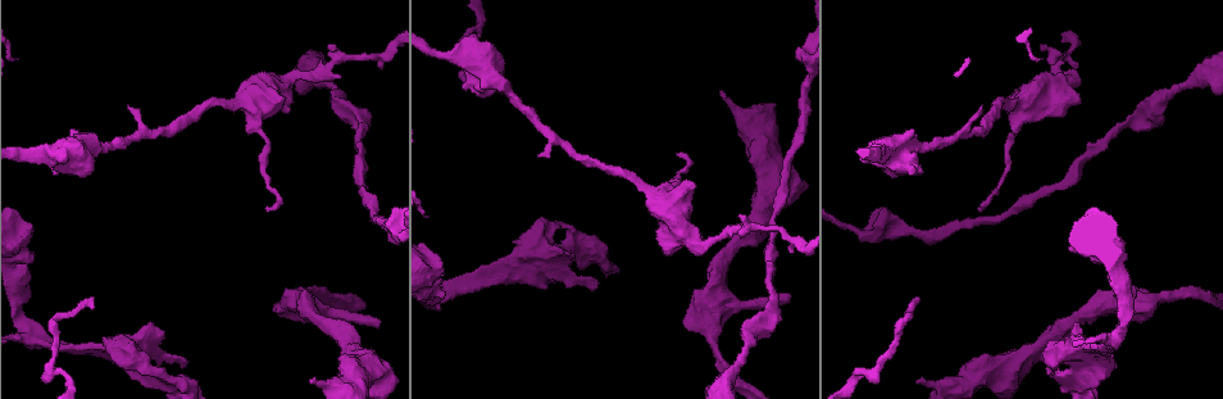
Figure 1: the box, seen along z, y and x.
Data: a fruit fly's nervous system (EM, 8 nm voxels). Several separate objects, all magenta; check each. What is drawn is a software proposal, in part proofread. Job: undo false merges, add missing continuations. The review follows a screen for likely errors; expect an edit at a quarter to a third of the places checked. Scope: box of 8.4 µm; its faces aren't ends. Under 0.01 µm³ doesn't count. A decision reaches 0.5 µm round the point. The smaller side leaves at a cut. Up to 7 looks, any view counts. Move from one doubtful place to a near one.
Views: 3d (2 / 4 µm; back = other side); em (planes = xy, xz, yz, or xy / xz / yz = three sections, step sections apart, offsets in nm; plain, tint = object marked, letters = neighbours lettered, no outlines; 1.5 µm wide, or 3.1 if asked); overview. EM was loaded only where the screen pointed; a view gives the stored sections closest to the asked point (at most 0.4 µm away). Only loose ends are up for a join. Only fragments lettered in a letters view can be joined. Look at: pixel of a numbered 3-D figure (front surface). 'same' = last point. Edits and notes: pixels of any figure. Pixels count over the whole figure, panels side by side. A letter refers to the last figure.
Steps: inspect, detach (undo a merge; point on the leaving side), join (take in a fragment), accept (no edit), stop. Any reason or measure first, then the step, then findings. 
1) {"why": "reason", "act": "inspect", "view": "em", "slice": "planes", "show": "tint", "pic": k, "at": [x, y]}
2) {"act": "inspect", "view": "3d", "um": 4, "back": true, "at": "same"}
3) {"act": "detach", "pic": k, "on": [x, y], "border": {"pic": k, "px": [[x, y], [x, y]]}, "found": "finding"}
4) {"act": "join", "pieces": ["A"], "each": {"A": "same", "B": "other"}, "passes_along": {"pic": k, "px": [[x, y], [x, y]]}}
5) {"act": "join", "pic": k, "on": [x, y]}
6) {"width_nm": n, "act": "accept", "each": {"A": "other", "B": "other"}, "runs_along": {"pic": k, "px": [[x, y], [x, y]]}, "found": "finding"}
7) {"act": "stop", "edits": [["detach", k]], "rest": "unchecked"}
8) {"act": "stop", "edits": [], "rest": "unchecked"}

{"why": "thick end", "act": "inspect", "view": "em", "slice": "yz", "step": 8, "show": "plain", "pic": 1, "at": [665, 256]}

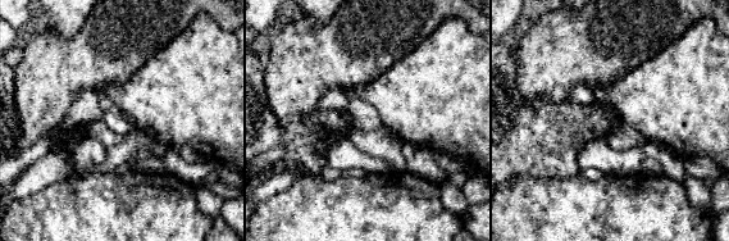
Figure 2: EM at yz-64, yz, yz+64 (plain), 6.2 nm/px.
{"act": "inspect", "view": "em", "slice": "yz", "step": 8, "show": "letters", "at": "same"}

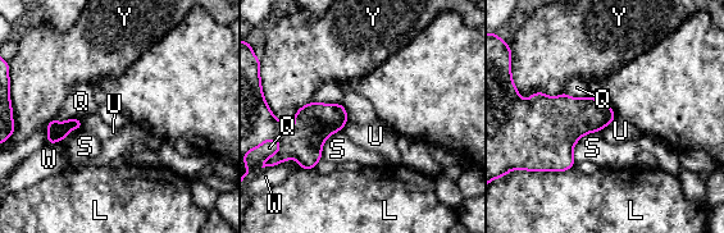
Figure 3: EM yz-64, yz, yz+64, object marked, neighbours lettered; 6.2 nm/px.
{"act": "accept", "each": {"L": "other", "Q": "other", "S": "other", "U": "other", "W": "other", "Y": "other"}, "border": {"pic": 3, "px": [[617, 117], [597, 131]]}, "found": "none of them fits"}

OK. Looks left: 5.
{"why": "calibre changes", "act": "inspect", "view": "em", "slice": "xy", "step": 4, "show": "tint", "pic": 1, "at": [336, 90]}

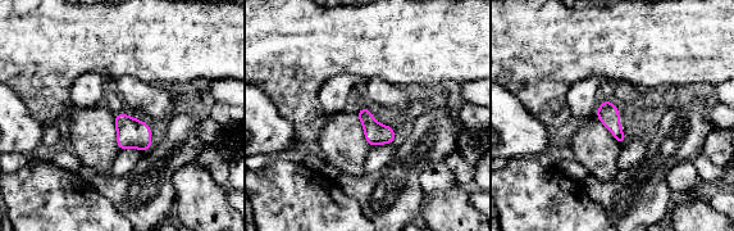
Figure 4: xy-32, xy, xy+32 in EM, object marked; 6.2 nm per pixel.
{"why": "cut it another way", "act": "inspect", "view": "em", "slice": "planes", "show": "letters", "at": "same"}

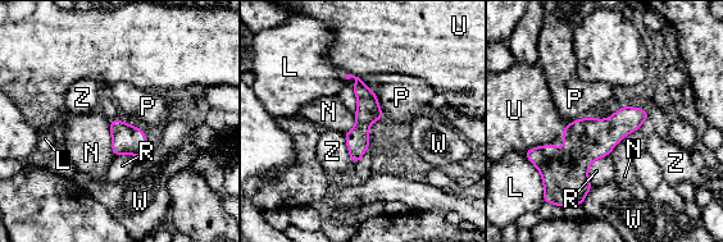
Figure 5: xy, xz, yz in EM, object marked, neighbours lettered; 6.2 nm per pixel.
{"act": "accept", "each": {"L": "other", "N": "other", "P": "other", "R": "other", "U": "other", "W": "other", "Z": "other"}, "border": {"pic": 5, "px": [[109, 122], [110, 149], [116, 155]]}, "found": "one neuron here"}

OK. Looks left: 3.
{"why": "branch stops here", "act": "inspect", "view": "em", "slice": "planes", "show": "tint", "pic": 1, "at": [439, 282]}

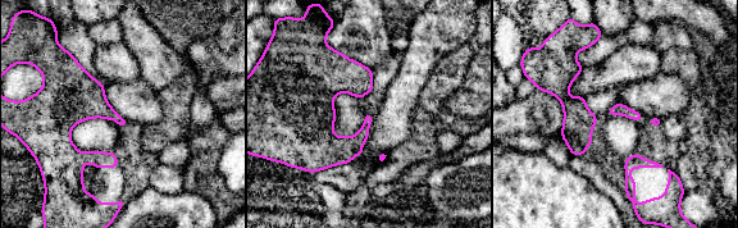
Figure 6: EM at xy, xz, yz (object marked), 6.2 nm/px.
{"act": "inspect", "view": "em", "slice": "planes", "show": "letters", "at": "same"}

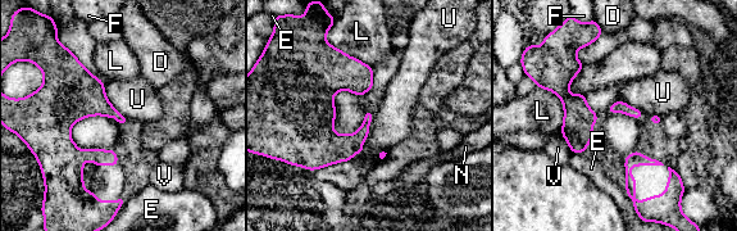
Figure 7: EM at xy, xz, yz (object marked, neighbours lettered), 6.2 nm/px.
{"act": "accept", "each": {"D": "other", "E": "other", "F": "other", "L": "other", "N": "other", "U": "other", "V": "other"}, "border": {"pic": 7, "px": [[103, 82], [107, 99], [128, 119]]}, "found": "none of them fits"}

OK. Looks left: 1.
{"act": "stop", "edits": [], "rest": "unchecked"}

